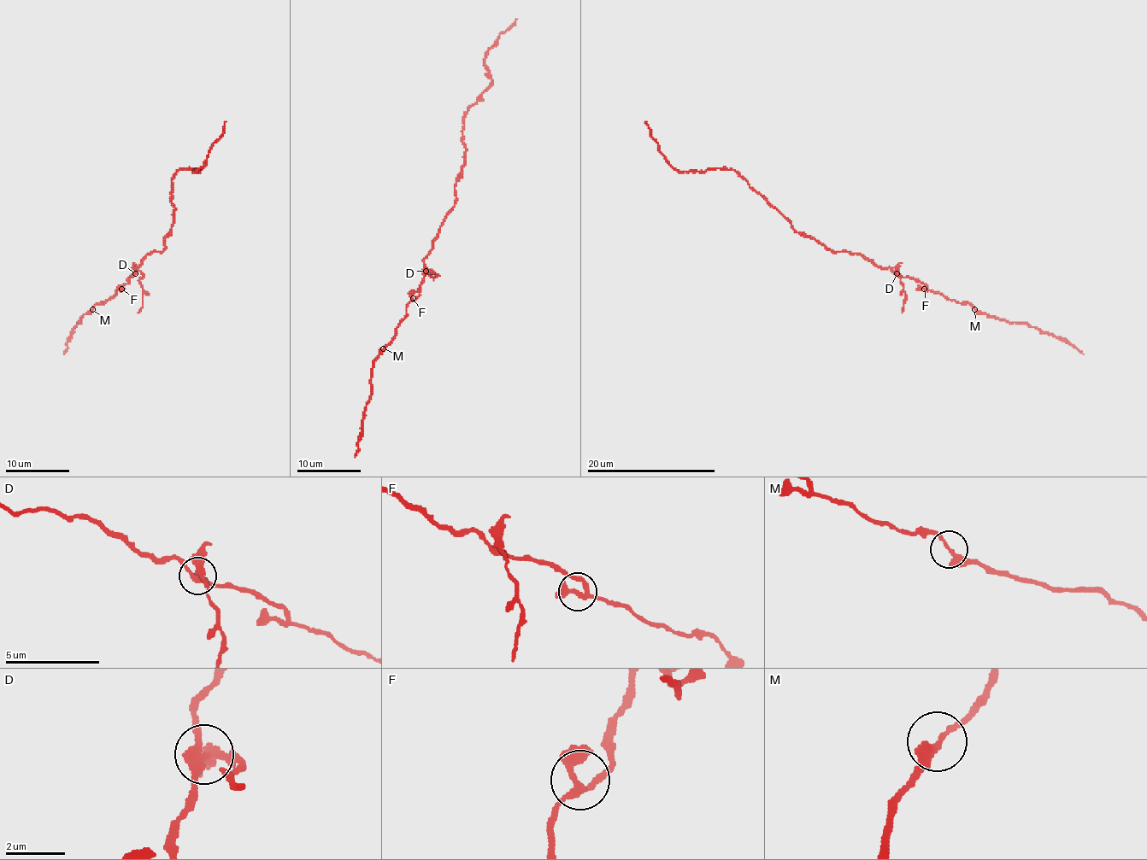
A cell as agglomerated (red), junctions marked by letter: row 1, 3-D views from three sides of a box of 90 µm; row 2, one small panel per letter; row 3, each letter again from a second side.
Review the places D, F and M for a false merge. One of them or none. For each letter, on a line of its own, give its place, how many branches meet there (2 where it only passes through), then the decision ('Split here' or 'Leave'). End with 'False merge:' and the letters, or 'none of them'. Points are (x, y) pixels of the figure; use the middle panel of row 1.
D: Place: (426, 271). Branches: 4. Split here
F: Place: (413, 298). Branches: 4. Leave
M: Place: (383, 348). Branches: 2. Leave
False merge: D

